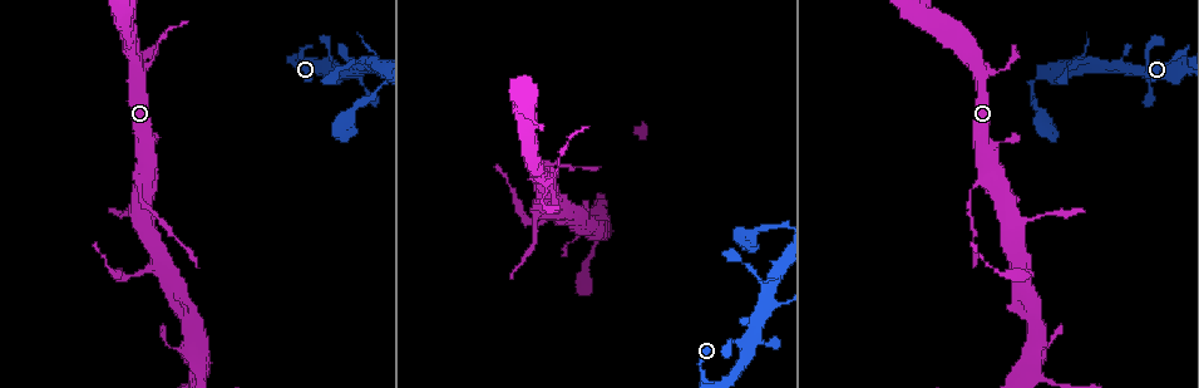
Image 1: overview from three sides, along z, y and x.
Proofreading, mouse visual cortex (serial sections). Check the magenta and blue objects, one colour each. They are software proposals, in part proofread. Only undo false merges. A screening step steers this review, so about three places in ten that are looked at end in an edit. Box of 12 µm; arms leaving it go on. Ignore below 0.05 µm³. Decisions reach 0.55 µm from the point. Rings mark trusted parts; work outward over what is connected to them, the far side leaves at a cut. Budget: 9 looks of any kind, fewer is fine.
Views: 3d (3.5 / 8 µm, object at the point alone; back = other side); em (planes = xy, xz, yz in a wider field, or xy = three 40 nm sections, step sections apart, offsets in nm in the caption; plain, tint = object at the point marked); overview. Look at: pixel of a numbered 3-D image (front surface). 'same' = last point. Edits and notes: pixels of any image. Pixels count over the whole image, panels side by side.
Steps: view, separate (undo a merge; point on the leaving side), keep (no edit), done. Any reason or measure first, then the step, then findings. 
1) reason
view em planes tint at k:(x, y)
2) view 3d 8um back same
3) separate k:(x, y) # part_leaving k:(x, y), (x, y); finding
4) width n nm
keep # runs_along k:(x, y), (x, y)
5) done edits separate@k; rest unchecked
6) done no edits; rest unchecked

three-way junction
view 3d 8um at 1:(142, 181)

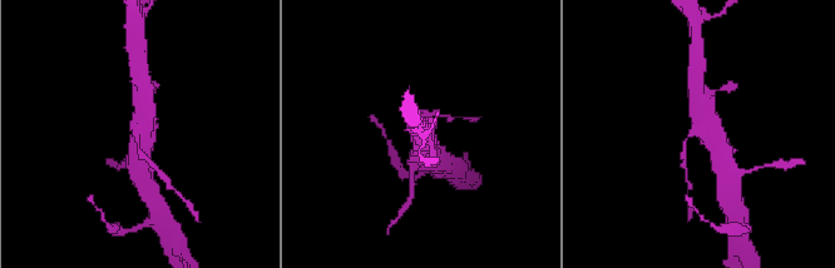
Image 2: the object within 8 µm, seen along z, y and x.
shape alone is not enough
view em planes tint at 2:(700, 127)

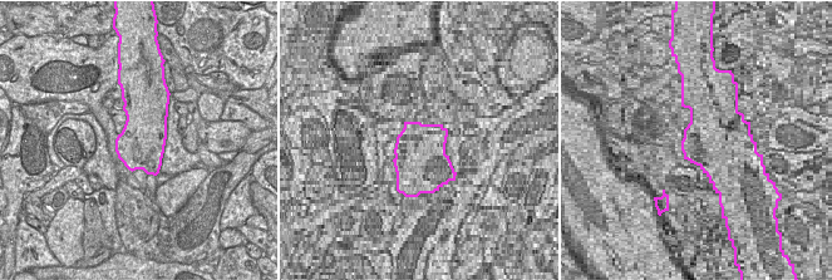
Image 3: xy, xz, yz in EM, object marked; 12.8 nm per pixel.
arms 3
separate 2:(682, 155) # part_leaving 2:(688, 137), (683, 152), (687, 180); two cells meet here

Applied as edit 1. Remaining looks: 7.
see it whole again
view overview

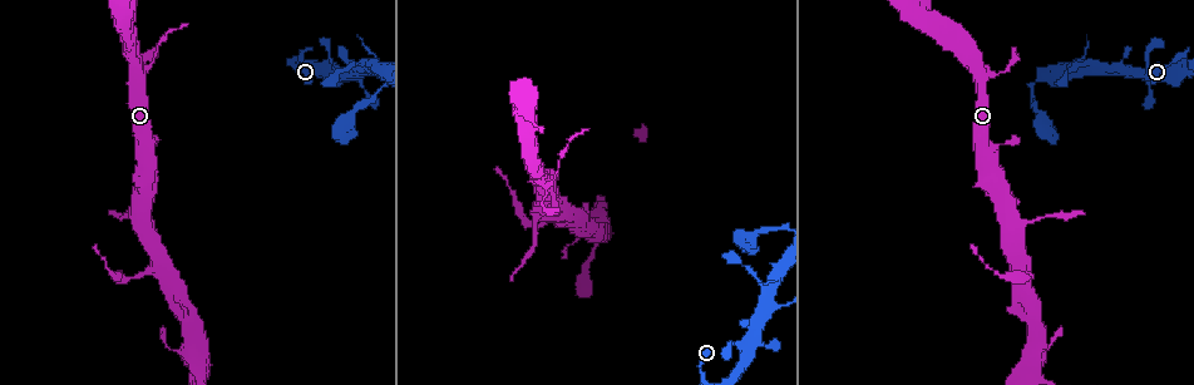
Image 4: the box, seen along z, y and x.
side arm on a straight run
view 3d 3.5um at 4:(152, 271)

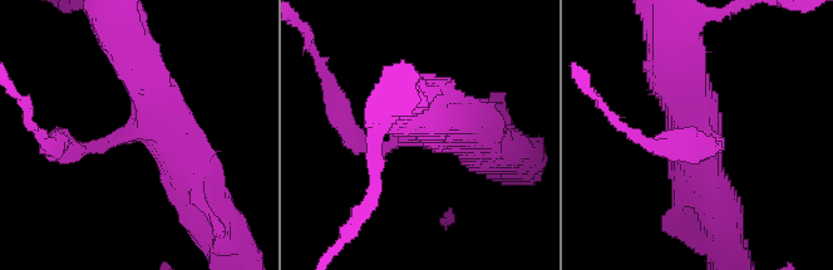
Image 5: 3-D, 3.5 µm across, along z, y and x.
arms 3; arm_widths 200, 500, 500 nm; now the EM
view em planes tint at 5:(700, 130)

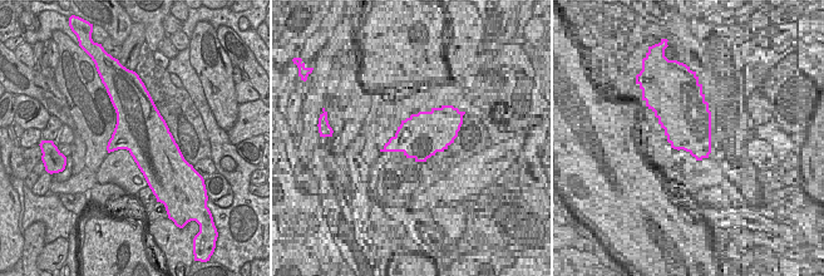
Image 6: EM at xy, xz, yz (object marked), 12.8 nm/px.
keep # runs_along 5:(126, 48), (202, 187); one cell here

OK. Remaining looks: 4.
four or more arms meet
view 3d 8um at 4:(1098, 67)

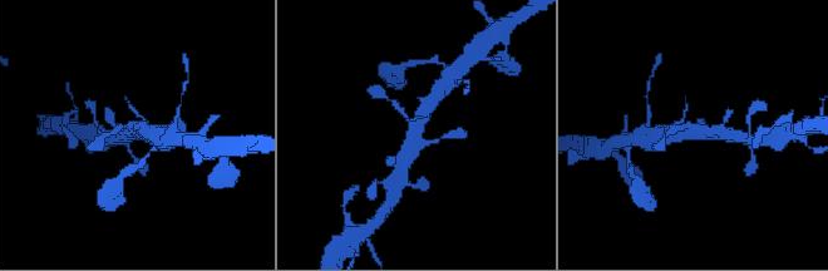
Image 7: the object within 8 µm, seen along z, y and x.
closer look
view 3d 3.5um at 7:(419, 130)

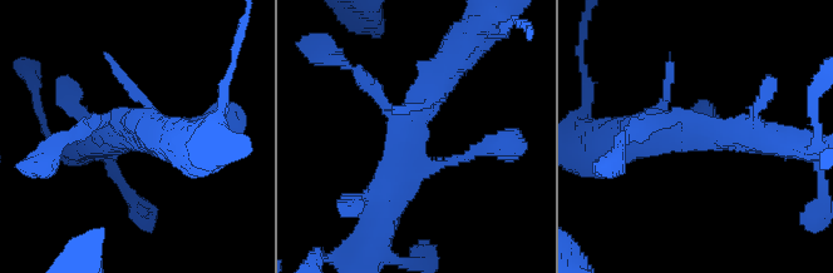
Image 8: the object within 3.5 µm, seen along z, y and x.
arms 4; arm_widths 150, 150, 350, 400 nm; shape alone is not enough
view em planes tint at 8:(129, 131)

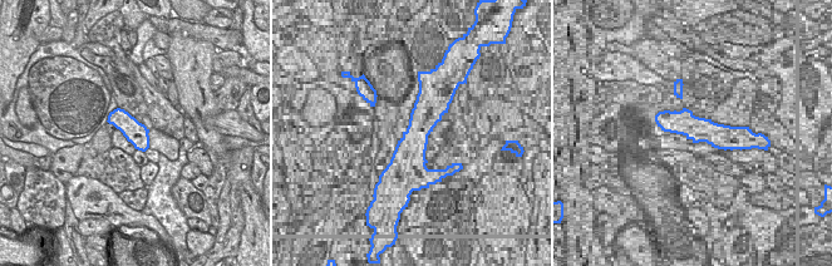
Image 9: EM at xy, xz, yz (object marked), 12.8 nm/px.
width 280 nm
keep # runs_along 8:(383, 209), (383, 187), (444, 65); all the same cell

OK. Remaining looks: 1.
done edits separate@2; rest unchecked

